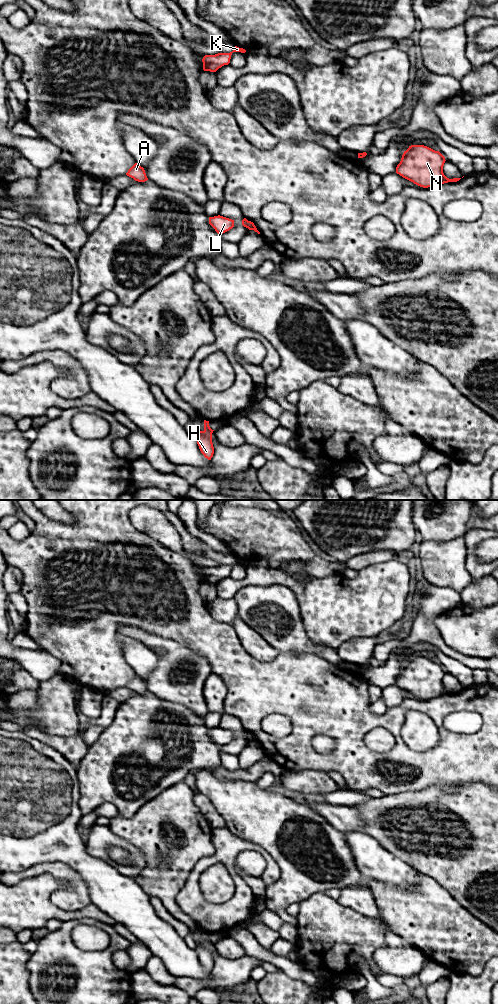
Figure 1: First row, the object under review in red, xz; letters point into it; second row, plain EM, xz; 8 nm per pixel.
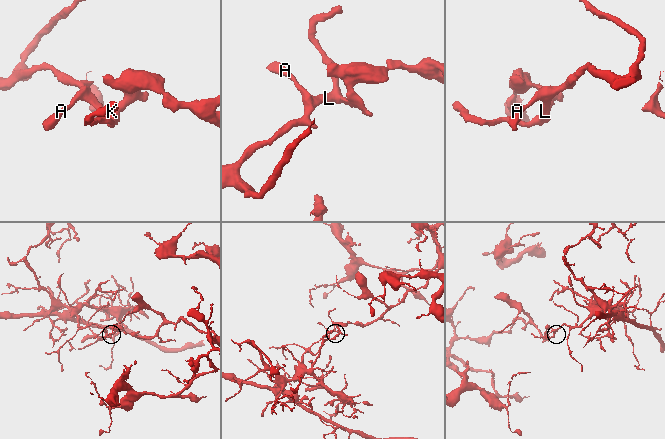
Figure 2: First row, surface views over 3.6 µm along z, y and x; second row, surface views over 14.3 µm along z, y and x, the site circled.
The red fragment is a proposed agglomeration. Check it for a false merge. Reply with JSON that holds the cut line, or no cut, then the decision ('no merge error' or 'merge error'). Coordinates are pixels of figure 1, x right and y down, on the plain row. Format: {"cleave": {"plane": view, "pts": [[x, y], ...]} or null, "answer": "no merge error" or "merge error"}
{"cleave": {"plane": "xz", "pts": [[249, 733], [246, 739]]}, "answer": "merge error"}

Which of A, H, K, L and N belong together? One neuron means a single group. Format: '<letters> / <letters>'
A H K L / N

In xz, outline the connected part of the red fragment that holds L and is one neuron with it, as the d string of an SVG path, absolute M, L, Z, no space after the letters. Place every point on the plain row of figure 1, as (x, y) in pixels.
M218 727L209 729L209 736L219 747L222 747L234 739L234 732Z

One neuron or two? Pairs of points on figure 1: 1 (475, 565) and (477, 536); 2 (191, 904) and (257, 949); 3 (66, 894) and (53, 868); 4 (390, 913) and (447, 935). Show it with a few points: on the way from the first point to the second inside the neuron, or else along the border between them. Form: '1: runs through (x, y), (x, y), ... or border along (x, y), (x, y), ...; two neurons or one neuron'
1: runs through (471, 558), (471, 543); one neuron
2: border along (235, 926), (227, 931); two neurons
3: runs through (72, 886), (72, 881), (61, 873); one neuron
4: runs through (404, 913), (415, 915), (428, 928), (433, 929); one neuron

